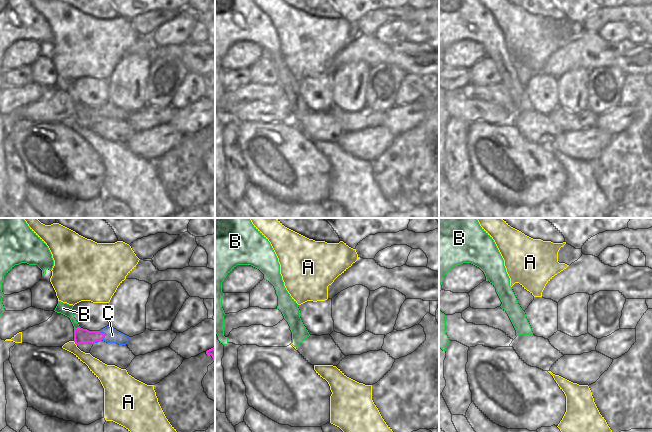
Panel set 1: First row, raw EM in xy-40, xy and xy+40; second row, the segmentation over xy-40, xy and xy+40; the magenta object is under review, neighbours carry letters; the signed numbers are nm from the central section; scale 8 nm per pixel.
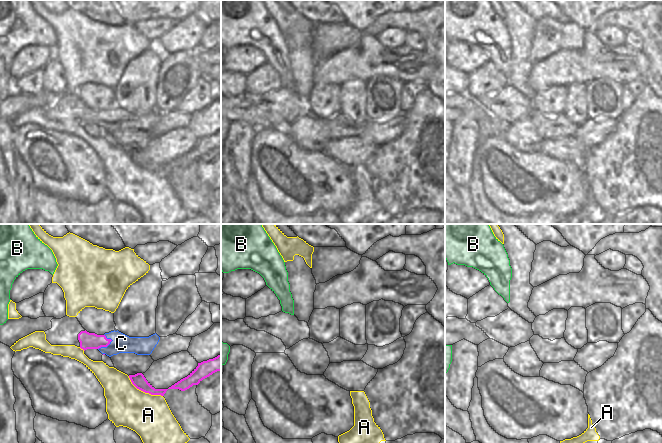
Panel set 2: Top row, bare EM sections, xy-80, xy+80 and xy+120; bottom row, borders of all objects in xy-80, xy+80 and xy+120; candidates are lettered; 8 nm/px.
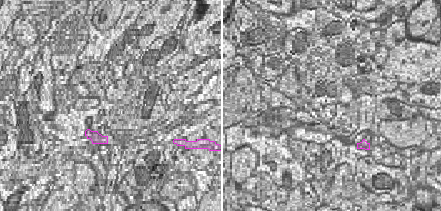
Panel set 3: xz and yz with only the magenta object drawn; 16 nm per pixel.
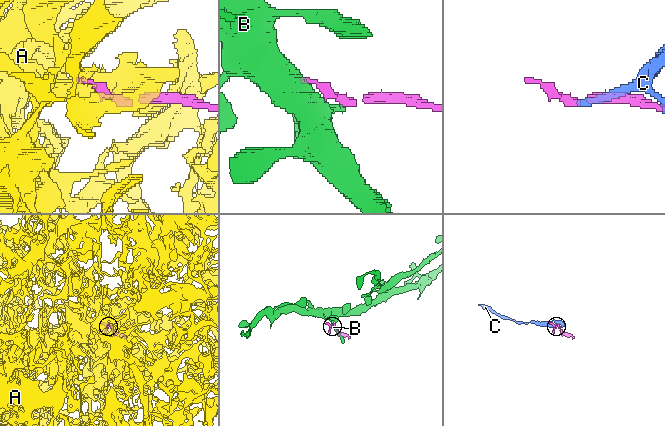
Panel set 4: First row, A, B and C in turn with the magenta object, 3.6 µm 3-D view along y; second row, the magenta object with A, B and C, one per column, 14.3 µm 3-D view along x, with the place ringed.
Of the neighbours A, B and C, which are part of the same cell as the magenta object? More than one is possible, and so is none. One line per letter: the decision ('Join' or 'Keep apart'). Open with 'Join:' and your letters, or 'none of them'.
Join: none of them
A: Keep apart
B: Keep apart
C: Keep apart.

